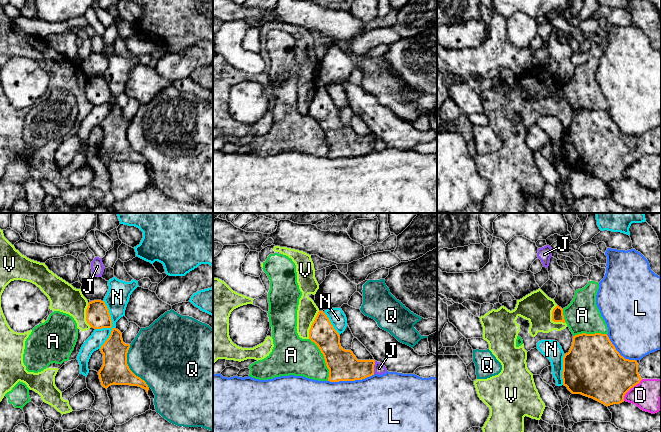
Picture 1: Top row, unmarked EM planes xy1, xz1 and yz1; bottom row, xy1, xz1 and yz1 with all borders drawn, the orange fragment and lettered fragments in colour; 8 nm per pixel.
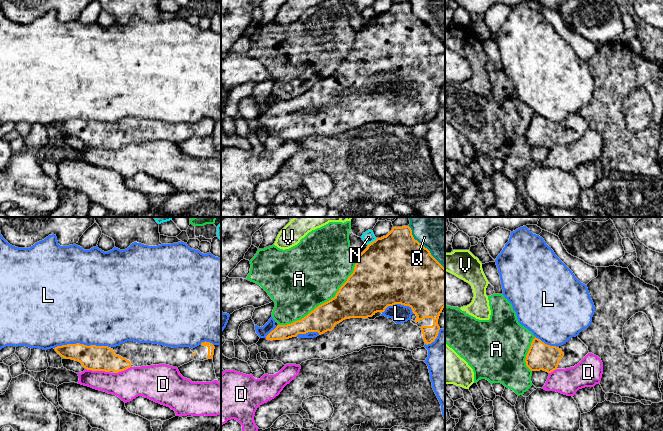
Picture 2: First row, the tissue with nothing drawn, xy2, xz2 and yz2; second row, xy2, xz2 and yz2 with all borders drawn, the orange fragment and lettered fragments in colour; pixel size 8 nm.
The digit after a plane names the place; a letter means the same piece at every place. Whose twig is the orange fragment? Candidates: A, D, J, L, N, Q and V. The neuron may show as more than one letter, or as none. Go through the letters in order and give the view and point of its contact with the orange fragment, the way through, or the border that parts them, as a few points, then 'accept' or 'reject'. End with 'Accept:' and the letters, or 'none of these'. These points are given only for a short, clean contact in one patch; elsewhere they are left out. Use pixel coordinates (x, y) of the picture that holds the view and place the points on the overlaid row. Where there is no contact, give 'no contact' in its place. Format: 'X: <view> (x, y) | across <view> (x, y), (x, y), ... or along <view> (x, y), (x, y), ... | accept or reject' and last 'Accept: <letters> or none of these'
A: xz2 (327, 301) | reject
D: yz1 (630, 388) | reject
J: xz1 (373, 367) | reject
L: xy2 (81, 344) | reject
N: xy1 (111, 324) | reject
Q: xy1 (128, 367) | reject
V: yz1 (552, 319) | along yz1 (557, 305), (552, 311), (552, 319), (565, 323) | reject
Accept: none of these

